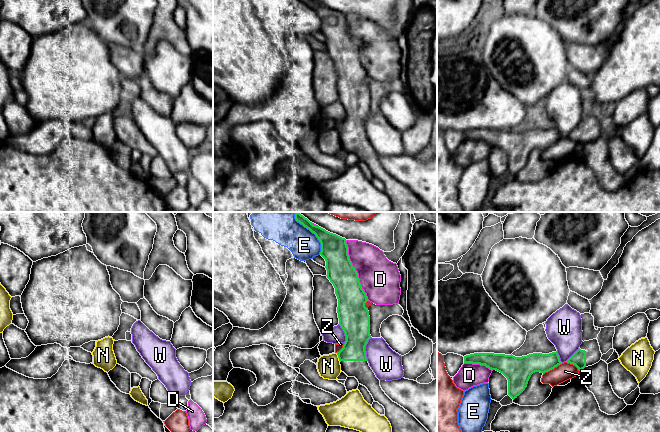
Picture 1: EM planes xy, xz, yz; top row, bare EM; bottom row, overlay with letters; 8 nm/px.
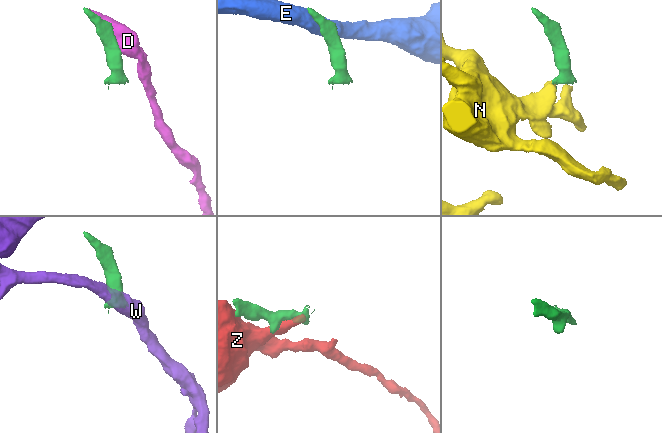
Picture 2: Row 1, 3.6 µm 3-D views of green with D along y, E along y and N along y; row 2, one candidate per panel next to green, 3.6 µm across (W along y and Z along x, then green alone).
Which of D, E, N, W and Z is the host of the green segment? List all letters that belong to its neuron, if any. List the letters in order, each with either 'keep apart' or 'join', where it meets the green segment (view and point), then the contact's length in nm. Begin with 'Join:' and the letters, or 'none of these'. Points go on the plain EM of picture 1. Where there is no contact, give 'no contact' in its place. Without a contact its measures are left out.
Join: none of these
D: keep apart | xz (355, 46) | 500 nm
E: keep apart | xz (317, 13) | 300 nm
N: keep apart | xz (338, 133) | 80 nm
W: keep apart | xz (364, 125) | 200 nm
Z: keep apart | yz (552, 144) | 180 nm

